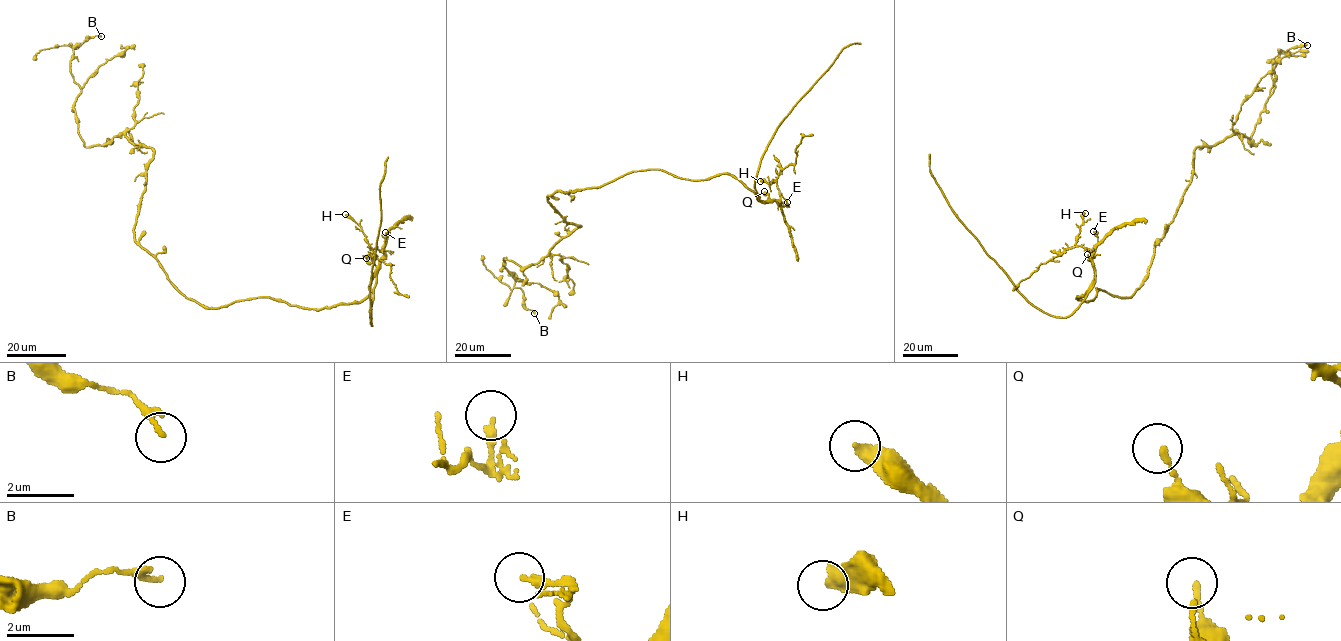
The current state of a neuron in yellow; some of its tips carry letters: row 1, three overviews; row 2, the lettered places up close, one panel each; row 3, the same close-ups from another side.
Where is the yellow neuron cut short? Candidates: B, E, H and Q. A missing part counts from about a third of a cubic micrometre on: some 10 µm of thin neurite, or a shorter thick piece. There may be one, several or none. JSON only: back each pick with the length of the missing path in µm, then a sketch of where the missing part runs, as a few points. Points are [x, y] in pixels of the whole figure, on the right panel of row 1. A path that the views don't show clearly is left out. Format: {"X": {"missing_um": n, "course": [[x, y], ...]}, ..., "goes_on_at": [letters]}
{"goes_on_at": []}

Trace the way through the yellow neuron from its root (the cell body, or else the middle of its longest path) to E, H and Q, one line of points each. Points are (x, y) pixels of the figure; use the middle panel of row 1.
E: (611, 182), (646, 169), (661, 169), (689, 180), (728, 174), (759, 200), (776, 200), (781, 206), (787, 202)
H: (611, 182), (646, 169), (661, 169), (689, 180), (728, 174), (759, 200), (780, 199), (775, 181), (760, 181)
Q: (611, 182), (634, 171), (661, 169), (689, 180), (728, 174), (759, 200), (768, 200), (764, 191)

